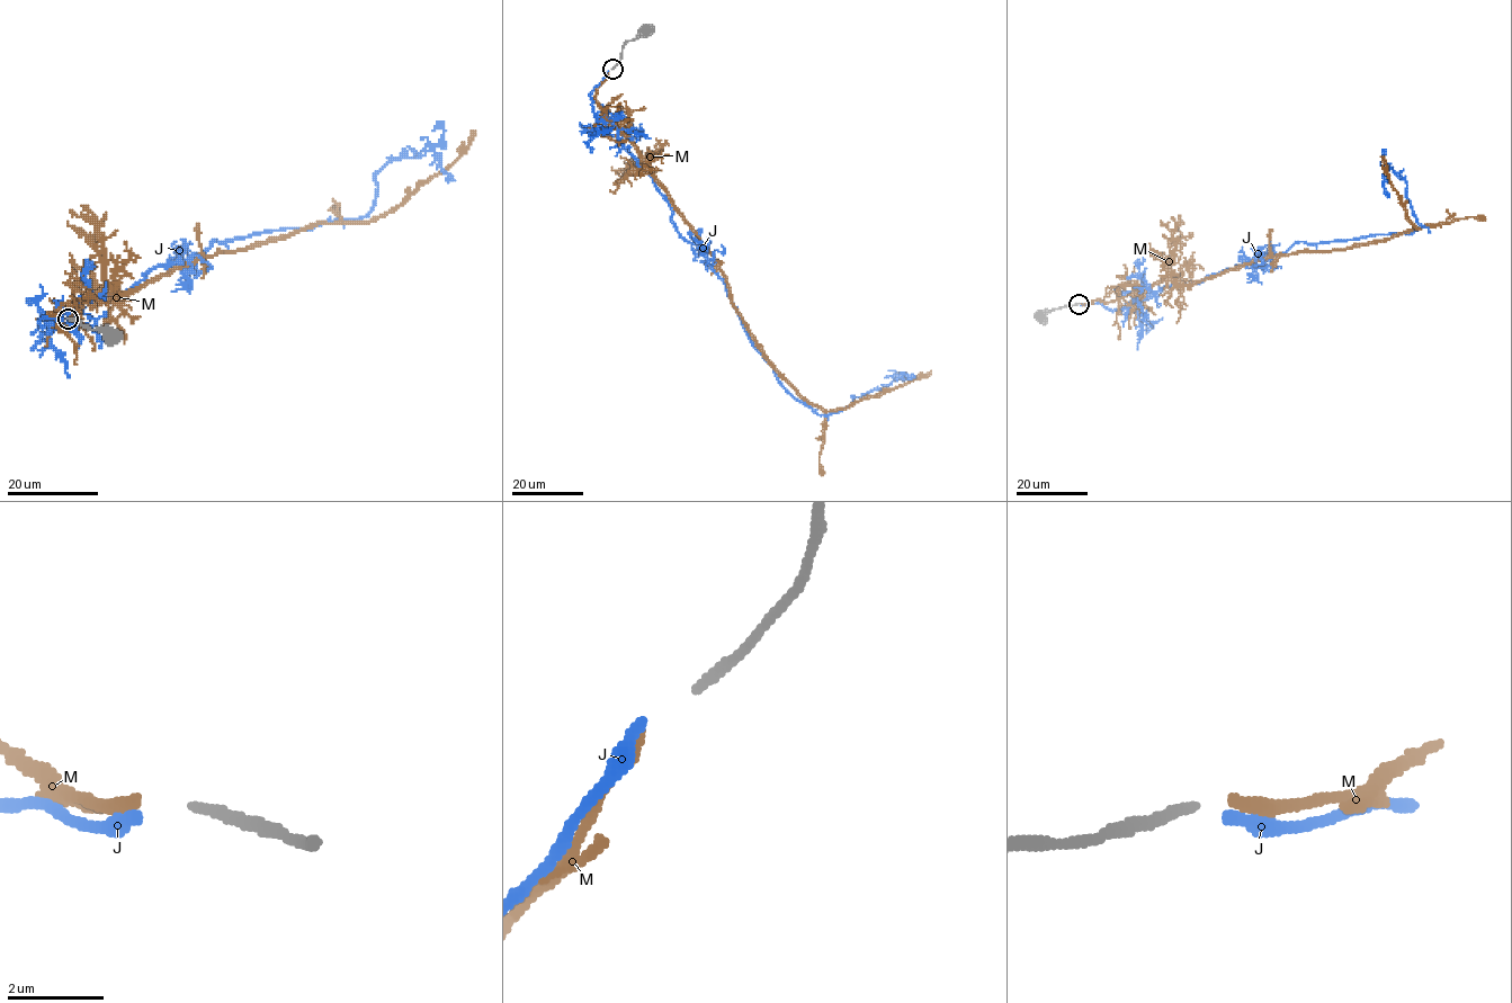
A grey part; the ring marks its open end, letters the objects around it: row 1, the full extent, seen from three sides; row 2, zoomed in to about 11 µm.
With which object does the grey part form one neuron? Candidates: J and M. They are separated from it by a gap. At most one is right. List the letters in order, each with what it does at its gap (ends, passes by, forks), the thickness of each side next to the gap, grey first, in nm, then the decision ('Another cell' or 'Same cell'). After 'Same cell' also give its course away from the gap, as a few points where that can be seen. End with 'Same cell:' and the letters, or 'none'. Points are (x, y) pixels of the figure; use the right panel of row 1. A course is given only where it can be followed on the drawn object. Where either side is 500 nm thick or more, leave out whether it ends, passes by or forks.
J: It ends there. Thickness 200 nm (grey) against 280 nm. Another cell
M: It ends there. Thickness 200 nm (grey) against 320 nm. Another cell
Same cell: none

